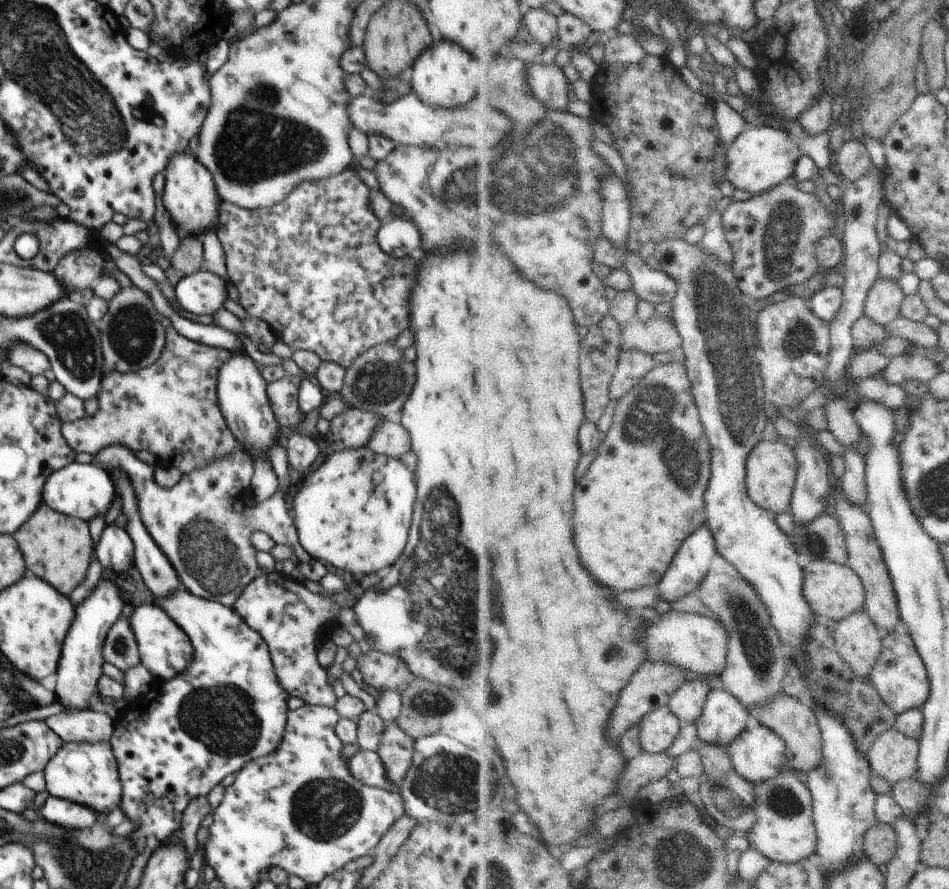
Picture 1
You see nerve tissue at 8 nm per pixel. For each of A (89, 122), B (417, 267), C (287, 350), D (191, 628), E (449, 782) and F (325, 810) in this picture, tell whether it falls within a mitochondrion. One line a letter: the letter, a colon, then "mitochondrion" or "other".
A: mitochondrion
B: other
C: other
D: other
E: mitochondrion
F: mitochondrion

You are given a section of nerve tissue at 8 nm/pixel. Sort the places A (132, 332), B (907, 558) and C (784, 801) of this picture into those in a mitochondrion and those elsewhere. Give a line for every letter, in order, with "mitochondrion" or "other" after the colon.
A: mitochondrion
B: other
C: mitochondrion

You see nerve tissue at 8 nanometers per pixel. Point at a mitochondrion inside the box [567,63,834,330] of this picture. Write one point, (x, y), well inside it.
(785, 220)

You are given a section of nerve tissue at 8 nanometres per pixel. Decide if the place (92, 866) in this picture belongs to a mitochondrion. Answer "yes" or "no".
yes

